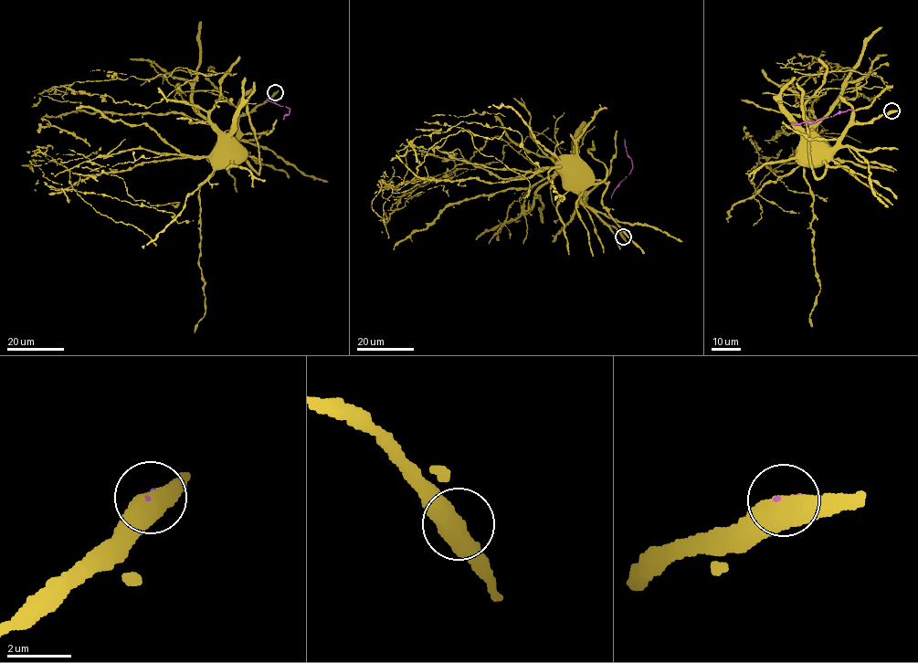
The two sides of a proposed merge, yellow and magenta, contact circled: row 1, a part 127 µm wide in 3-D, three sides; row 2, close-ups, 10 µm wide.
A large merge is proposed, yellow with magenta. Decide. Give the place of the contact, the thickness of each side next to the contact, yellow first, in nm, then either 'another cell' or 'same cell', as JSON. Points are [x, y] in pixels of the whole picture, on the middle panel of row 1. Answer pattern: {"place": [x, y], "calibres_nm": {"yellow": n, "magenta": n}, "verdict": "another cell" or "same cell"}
{"place": [623, 236], "calibres_nm": {"yellow": 440, "magenta": 90}, "verdict": "another cell"}

